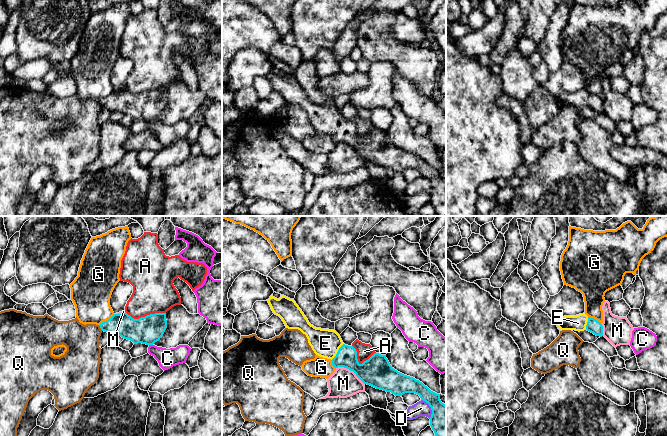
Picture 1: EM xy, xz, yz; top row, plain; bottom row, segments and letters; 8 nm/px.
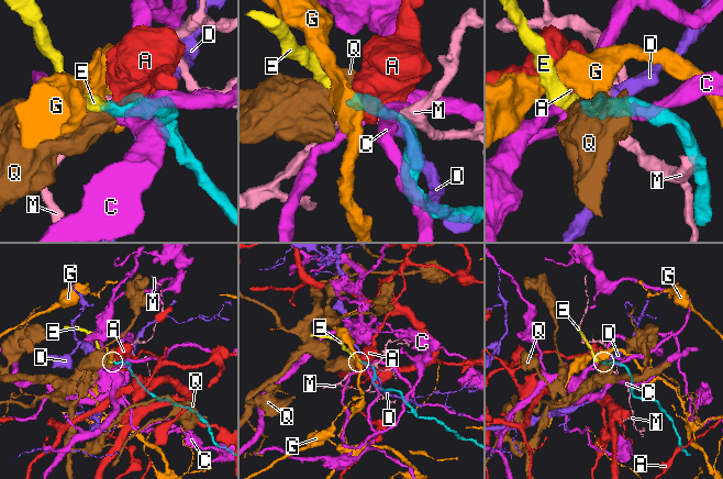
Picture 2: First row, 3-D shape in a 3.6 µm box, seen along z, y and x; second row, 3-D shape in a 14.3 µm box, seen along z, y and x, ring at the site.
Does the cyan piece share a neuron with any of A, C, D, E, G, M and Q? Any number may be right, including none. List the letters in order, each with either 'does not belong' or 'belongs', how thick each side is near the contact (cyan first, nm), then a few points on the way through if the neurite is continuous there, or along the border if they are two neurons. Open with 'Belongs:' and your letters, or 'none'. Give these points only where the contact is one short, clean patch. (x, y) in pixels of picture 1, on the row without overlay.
Belongs: E
A: does not belong; calibres 220 and 340 nm; border xy (125, 87), (134, 94), (155, 89), (165, 89)
C: does not belong; calibres 220 and 160 nm; border xy (149, 120), (152, 121)
D: does not belong; calibres 240 and 120 nm
E: belongs; calibres 170 and 220 nm; way xz (346, 133), (337, 128), (325, 119)
G: does not belong; calibres 190 and 320 nm; border xy (114, 90), (99, 101)
M: does not belong; calibres 240 and 240 nm
Q: does not belong; calibres 180 and 280 nm; border xy (98, 101), (102, 106)

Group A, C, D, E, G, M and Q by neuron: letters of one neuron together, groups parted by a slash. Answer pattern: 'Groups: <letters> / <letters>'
Groups: A / C / D / E / G / M / Q

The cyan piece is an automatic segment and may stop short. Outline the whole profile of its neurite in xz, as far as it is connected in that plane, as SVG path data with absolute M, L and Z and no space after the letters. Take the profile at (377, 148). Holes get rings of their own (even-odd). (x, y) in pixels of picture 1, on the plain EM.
M271 71L267 77L273 89L282 95L286 104L298 105L305 110L314 129L320 133L330 135L335 144L347 144L353 147L364 160L386 168L391 168L395 172L402 172L405 169L415 169L419 171L421 176L428 179L431 183L430 202L435 209L436 216L446 216L446 181L441 178L440 170L431 167L419 156L395 146L390 141L386 131L374 129L368 136L360 140L357 135L357 127L353 122L345 121L340 111L335 106L316 104L311 101L294 75L290 75L284 71L281 71L281 73L277 75Z

